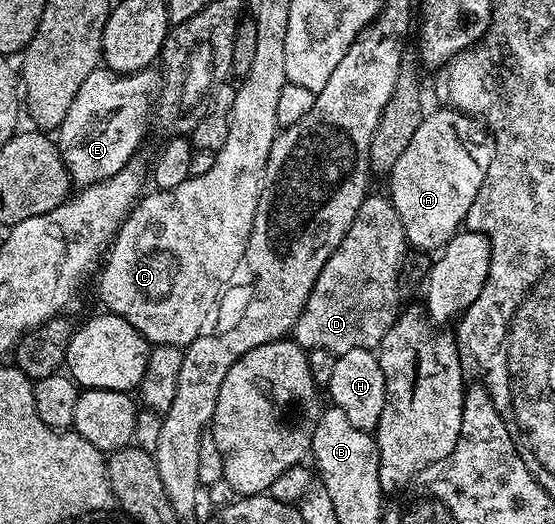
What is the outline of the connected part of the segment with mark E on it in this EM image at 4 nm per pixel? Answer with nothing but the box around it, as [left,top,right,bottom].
[55,68,161,188]

